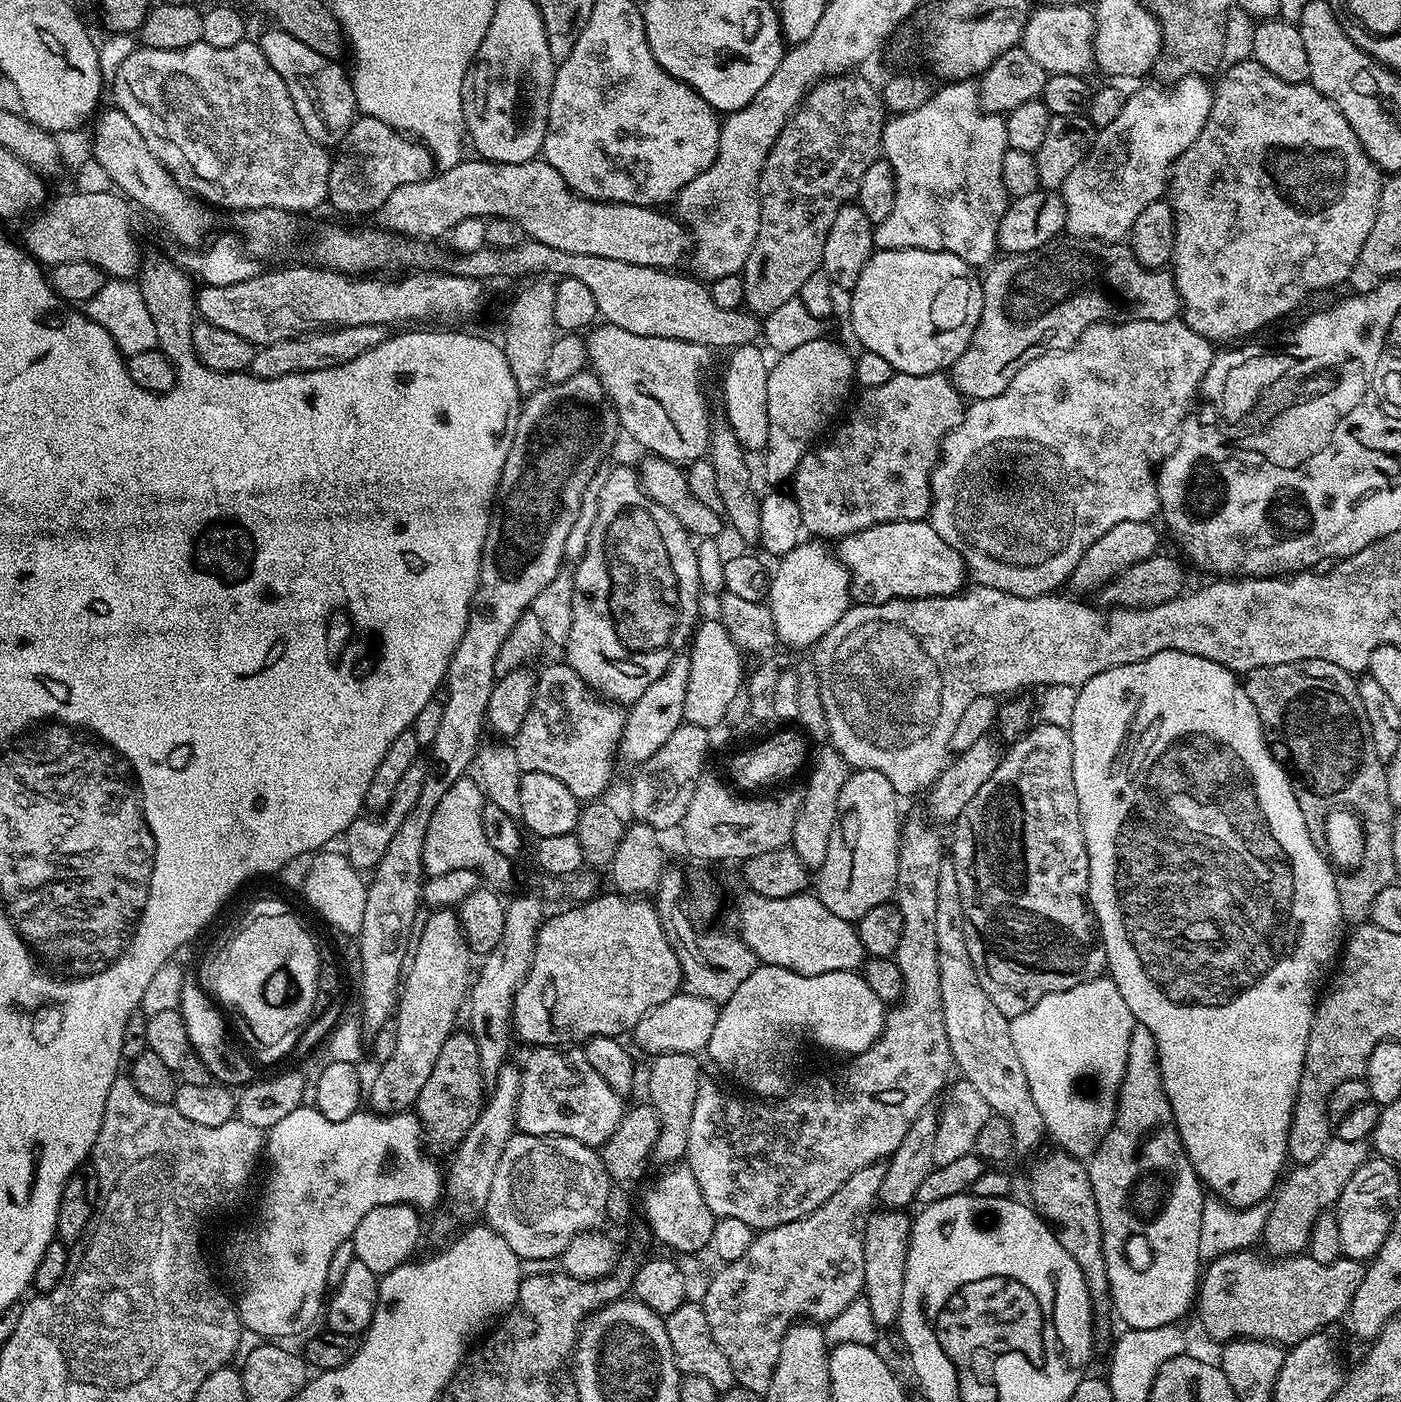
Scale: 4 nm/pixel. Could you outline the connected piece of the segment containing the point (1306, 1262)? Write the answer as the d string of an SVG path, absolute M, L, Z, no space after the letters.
M1245 1250L1207 1261L1198 1285L1198 1299L1194 1308L1197 1313L1200 1311L1200 1324L1210 1339L1219 1342L1268 1340L1272 1344L1291 1346L1302 1342L1302 1338L1310 1338L1315 1332L1327 1329L1327 1324L1335 1320L1343 1321L1347 1317L1350 1302L1358 1286L1362 1286L1365 1265L1361 1261L1341 1258L1323 1264L1314 1262L1314 1258L1306 1254L1275 1258L1264 1256L1259 1256L1256 1250Z

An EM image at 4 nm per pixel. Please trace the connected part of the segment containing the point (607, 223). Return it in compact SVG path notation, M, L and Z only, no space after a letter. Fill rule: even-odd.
M465 158L459 164L437 171L427 180L410 182L398 186L390 198L381 206L378 213L379 223L387 231L398 236L406 236L410 240L425 242L439 241L439 236L447 234L451 228L459 226L463 220L471 216L483 218L506 218L510 222L518 222L522 226L525 237L537 240L546 246L554 246L554 250L566 250L566 254L594 254L594 258L618 258L618 262L634 262L634 266L650 266L672 270L680 259L690 252L690 235L675 215L667 216L664 210L655 207L643 208L637 204L615 204L609 200L588 200L573 192L570 186L542 158L514 162L513 164L495 164L492 160Z

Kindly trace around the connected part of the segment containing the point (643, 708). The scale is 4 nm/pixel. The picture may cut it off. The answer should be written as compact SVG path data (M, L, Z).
M678 654L663 674L646 686L646 694L630 705L618 749L619 759L623 763L625 760L631 766L639 766L643 760L650 758L650 754L654 754L654 750L658 750L658 746L666 743L666 738L670 738L680 724L685 723L686 682L690 682L690 658L687 654Z

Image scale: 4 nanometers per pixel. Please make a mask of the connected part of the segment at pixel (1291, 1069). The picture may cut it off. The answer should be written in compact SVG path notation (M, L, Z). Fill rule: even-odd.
M1174 650L1159 652L1142 662L1130 662L1126 666L1114 666L1094 678L1090 678L1090 682L1080 685L1074 702L1074 722L1070 731L1072 749L1074 750L1074 790L1078 790L1078 810L1082 818L1082 830L1086 838L1086 850L1090 862L1088 903L1092 905L1092 914L1096 918L1100 940L1104 943L1106 950L1107 975L1118 986L1118 994L1122 994L1126 1006L1130 1006L1133 1021L1136 1024L1146 1026L1146 1030L1150 1030L1150 1034L1154 1034L1154 1042L1158 1046L1162 1082L1166 1086L1166 1098L1170 1102L1170 1110L1174 1114L1174 1122L1178 1126L1178 1134L1184 1147L1184 1153L1188 1155L1188 1161L1191 1162L1194 1170L1200 1176L1200 1183L1211 1195L1220 1197L1225 1204L1230 1204L1234 1208L1249 1208L1251 1204L1265 1201L1273 1193L1282 1173L1285 1171L1284 1164L1286 1165L1288 1160L1288 1131L1292 1125L1292 1107L1298 1090L1298 1078L1302 1078L1302 1062L1306 1058L1306 1042L1310 1038L1310 1026L1316 1013L1318 993L1325 983L1326 977L1333 971L1334 961L1338 956L1337 949L1336 952L1332 949L1336 944L1336 939L1340 936L1340 924L1342 925L1340 907L1338 906L1338 890L1336 889L1337 873L1334 871L1329 857L1319 848L1320 853L1316 849L1315 842L1312 841L1313 829L1309 828L1306 818L1298 806L1298 798L1294 798L1294 790L1288 773L1273 758L1272 751L1269 750L1268 744L1264 740L1264 728L1260 724L1258 710L1254 710L1254 702L1250 702L1237 673L1230 671L1226 666L1222 666L1218 662L1210 662L1210 658L1202 658L1198 654L1186 654Z

